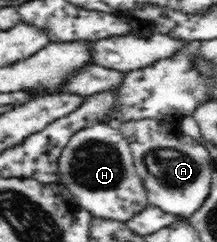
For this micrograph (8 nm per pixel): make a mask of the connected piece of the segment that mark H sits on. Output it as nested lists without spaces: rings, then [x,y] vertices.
[[[97,122],[74,133],[57,164],[61,185],[72,193],[81,208],[97,219],[126,222],[148,207],[147,193],[135,168],[128,140],[118,128],[106,122]]]

